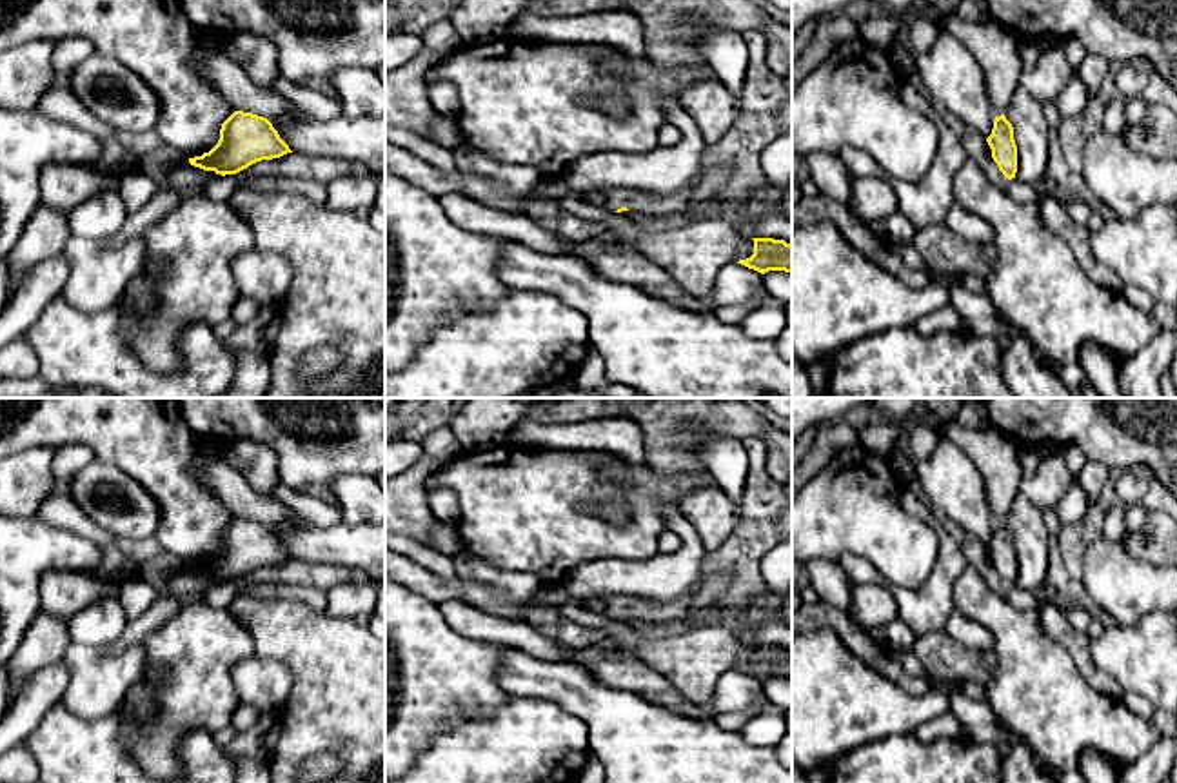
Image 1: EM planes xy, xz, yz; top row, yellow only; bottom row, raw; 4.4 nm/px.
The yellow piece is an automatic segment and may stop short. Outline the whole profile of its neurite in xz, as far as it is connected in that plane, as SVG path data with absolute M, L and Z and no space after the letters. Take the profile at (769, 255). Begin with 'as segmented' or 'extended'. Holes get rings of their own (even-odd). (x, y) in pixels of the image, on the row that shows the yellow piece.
as segmented; M752 238L752 240L754 240L754 254L747 260L739 260L737 263L754 269L761 274L768 271L792 273L790 243L774 238Z

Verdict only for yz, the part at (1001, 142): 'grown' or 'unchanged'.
unchanged

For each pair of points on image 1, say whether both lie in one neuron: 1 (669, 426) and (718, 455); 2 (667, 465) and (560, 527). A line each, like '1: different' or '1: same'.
1: same
2: different

